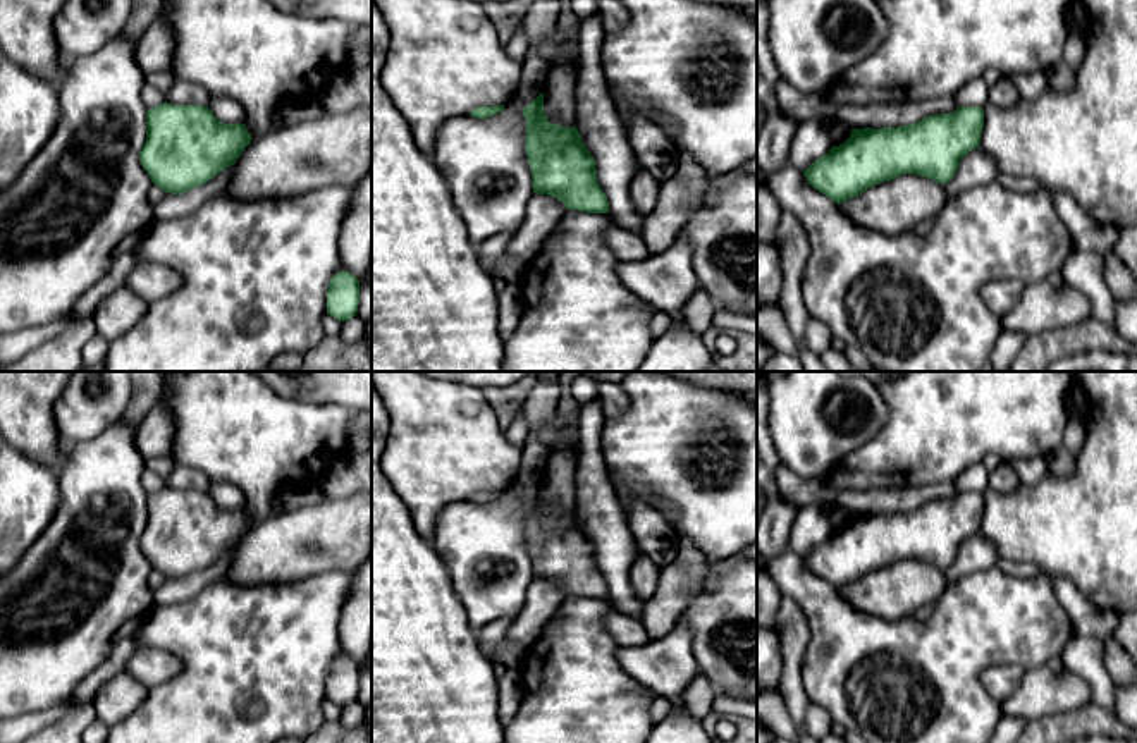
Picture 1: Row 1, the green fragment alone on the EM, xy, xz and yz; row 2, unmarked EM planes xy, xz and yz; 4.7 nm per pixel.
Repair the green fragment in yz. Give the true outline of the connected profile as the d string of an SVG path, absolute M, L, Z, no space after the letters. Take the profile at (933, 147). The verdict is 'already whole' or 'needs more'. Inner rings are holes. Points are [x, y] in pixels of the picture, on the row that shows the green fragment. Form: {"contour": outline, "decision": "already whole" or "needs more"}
{"contour": "M958 107L910 126L851 129L843 144L833 146L803 175L838 205L905 174L946 184L960 160L979 148L982 129L980 107Z", "decision": "already whole"}

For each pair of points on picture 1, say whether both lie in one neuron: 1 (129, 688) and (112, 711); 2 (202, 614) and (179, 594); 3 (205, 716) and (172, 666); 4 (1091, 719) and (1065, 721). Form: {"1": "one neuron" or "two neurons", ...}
{"1": "one neuron", "2": "two neurons", "3": "two neurons", "4": "one neuron"}

